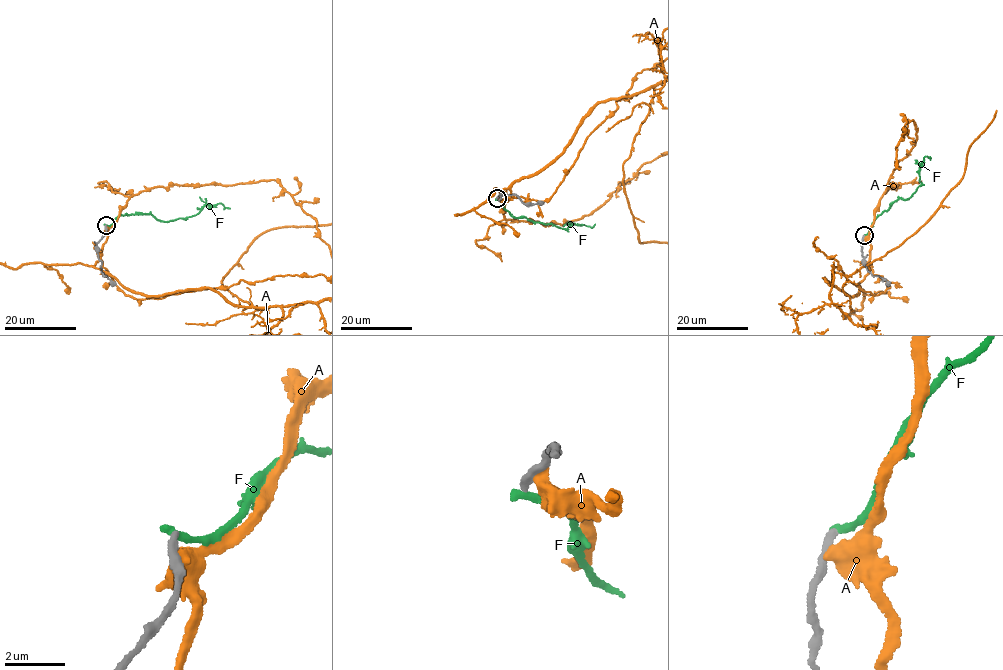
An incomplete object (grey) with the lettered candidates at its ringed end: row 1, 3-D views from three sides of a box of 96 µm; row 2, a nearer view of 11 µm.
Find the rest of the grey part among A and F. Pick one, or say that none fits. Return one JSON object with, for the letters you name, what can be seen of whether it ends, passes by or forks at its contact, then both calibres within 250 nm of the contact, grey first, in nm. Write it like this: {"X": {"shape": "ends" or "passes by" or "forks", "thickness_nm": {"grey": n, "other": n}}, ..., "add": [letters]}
{"add": []}

